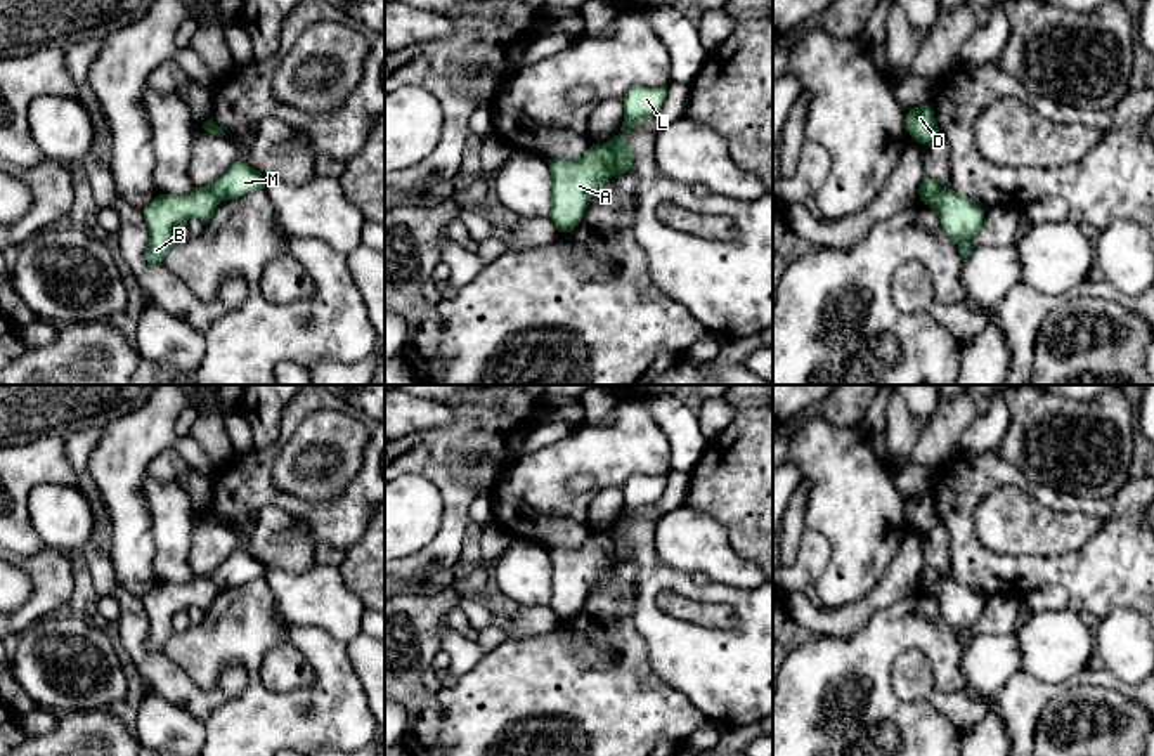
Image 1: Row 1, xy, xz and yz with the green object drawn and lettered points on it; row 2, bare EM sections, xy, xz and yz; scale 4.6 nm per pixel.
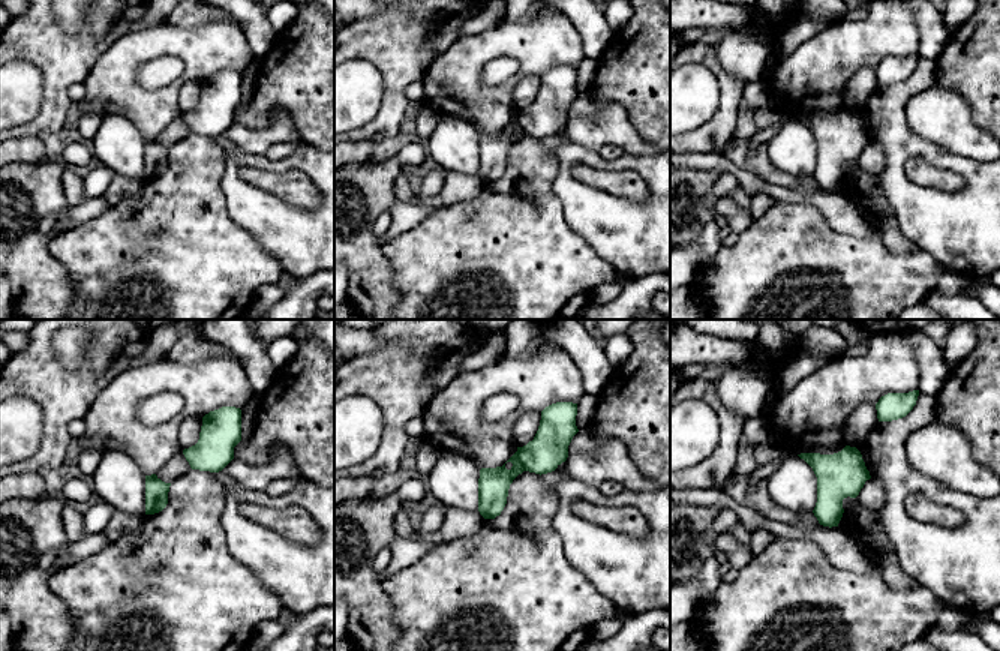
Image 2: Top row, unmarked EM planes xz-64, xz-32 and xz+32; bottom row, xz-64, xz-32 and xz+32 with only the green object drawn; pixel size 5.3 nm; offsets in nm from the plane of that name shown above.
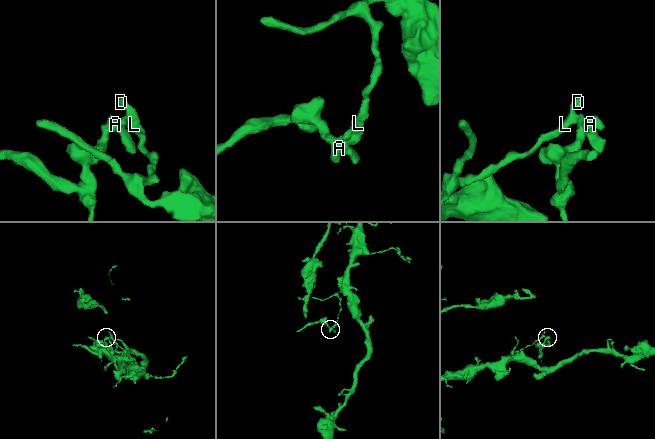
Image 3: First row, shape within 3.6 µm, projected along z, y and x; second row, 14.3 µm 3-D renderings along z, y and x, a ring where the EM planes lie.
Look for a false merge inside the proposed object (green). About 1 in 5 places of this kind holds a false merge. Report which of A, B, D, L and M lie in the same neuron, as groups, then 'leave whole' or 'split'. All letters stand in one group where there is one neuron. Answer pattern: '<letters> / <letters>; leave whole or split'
A B / D L M; split

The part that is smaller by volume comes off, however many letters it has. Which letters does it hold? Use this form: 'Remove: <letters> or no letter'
Remove: A, B

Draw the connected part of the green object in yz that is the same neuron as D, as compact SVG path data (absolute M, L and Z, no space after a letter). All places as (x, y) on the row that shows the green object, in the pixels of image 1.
M910 108L906 114L906 130L917 142L924 146L929 144L939 134L932 108Z

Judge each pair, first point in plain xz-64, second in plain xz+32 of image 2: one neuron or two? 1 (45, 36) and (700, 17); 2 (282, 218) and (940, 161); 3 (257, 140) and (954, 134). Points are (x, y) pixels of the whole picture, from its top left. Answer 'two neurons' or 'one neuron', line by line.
1: two neurons
2: one neuron
3: one neuron

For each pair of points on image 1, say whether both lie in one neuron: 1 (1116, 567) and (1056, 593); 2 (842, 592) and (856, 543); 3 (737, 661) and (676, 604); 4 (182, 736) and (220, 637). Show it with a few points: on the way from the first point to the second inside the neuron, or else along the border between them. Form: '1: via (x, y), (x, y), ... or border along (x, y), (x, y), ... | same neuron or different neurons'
1: border along (1024, 597), (1040, 586), (1059, 585), (1069, 607) | different neurons
2: via (846, 580), (856, 564), (856, 555) | same neuron
3: border along (661, 609), (711, 628), (732, 628), (739, 621) | different neurons
4: border along (201, 722), (205, 737) | different neurons

